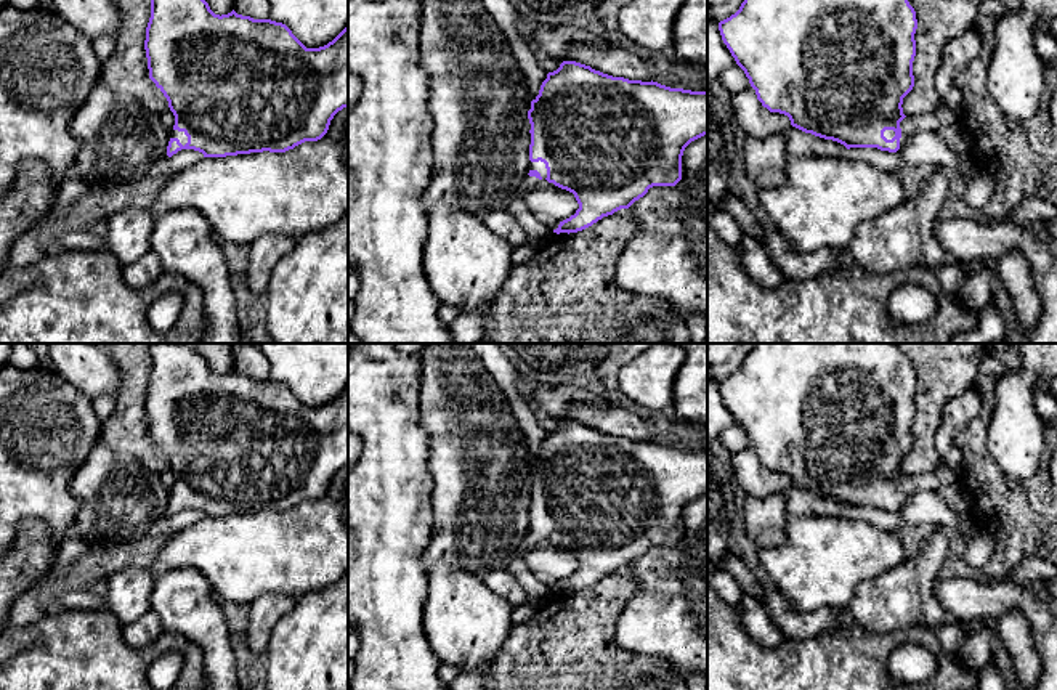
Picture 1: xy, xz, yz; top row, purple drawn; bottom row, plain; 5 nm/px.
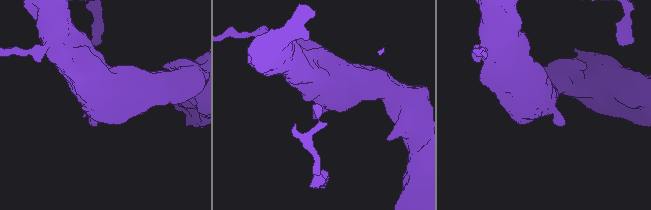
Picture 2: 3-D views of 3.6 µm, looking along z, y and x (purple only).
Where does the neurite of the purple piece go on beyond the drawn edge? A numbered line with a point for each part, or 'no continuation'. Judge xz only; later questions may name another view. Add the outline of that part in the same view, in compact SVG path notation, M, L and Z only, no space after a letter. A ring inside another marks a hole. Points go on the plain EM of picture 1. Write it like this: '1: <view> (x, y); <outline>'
1: xz (530, 541); M529 520L529 530L537 530L541 533L541 539L536 538L536 536L526 536L524 538L524 542L523 542L523 547L520 549L520 552L516 555L523 555L529 547L533 547L534 544L541 542L541 541L545 541L547 538L547 528L545 528L545 523L544 522L531 522Z

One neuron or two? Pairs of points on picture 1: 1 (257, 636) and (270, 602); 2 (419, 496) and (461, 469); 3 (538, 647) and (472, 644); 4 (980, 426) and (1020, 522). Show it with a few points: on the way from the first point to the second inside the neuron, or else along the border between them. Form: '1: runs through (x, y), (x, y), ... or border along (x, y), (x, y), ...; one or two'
1: runs through (260, 628), (267, 610); one
2: border along (429, 451), (432, 519), (435, 525); two
3: border along (514, 625), (509, 639), (490, 668); two
4: runs through (977, 450), (980, 474), (996, 498); one

